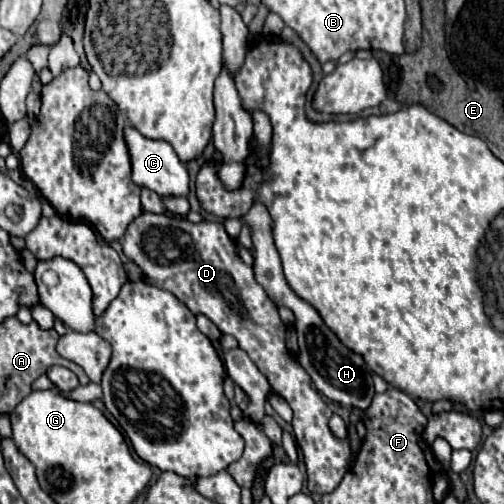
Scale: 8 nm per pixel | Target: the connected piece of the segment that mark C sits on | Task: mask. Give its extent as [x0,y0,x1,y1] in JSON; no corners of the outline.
[125,125,189,197]

